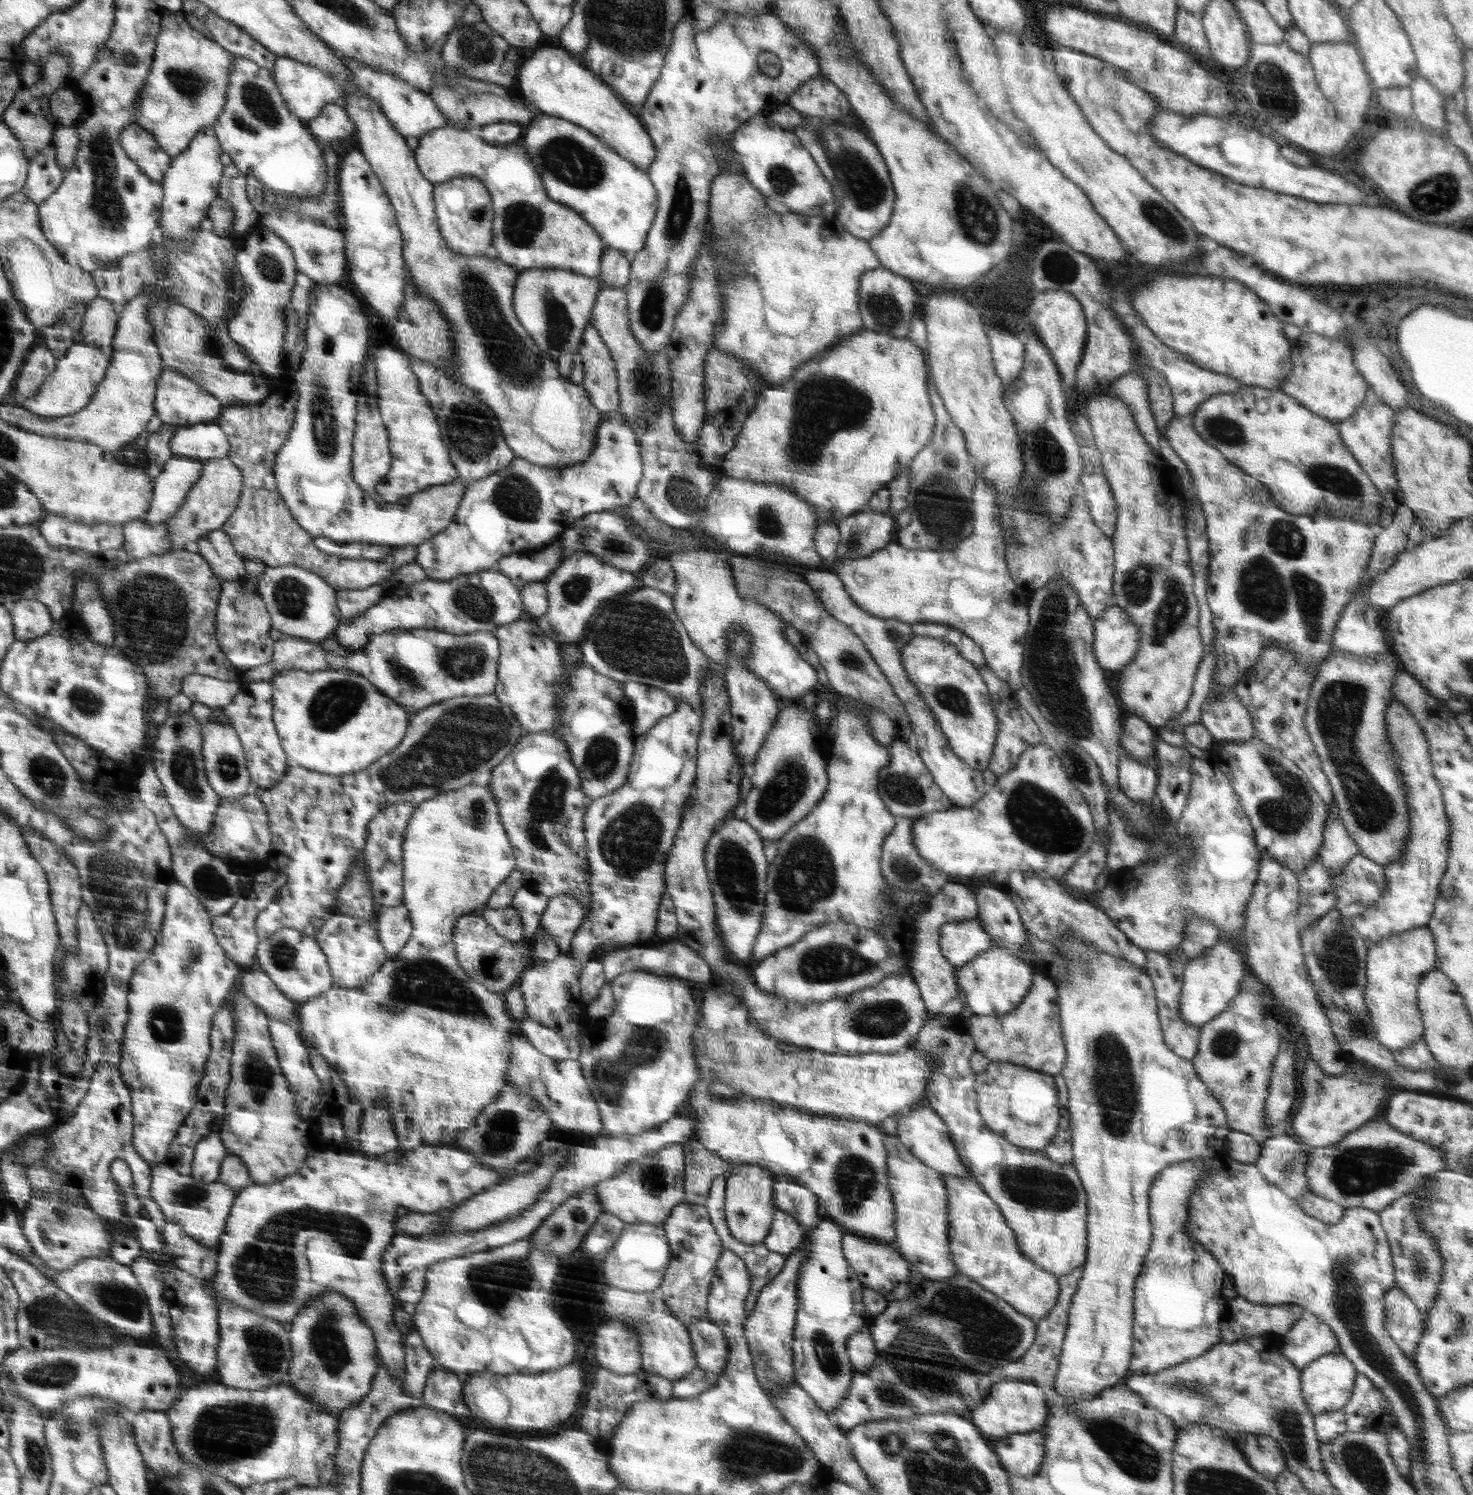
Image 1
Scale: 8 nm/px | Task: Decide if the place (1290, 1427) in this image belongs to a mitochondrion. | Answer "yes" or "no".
yes

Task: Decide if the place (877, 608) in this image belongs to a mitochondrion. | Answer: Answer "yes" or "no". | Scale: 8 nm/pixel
no

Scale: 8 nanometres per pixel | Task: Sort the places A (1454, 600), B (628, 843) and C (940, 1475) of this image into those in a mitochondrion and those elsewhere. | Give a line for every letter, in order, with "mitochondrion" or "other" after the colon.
A: other
B: mitochondrion
C: mitochondrion

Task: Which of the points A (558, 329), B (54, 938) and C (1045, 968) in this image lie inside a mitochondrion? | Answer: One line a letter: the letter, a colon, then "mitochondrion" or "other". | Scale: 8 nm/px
A: mitochondrion
B: other
C: other

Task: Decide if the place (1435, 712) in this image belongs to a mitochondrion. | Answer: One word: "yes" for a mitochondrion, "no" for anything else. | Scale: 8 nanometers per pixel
no

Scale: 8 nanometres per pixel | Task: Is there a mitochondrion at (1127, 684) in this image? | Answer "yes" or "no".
no

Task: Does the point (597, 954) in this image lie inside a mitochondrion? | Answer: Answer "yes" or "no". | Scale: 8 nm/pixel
no

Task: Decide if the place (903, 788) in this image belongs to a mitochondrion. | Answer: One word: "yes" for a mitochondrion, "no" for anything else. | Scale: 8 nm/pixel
yes

